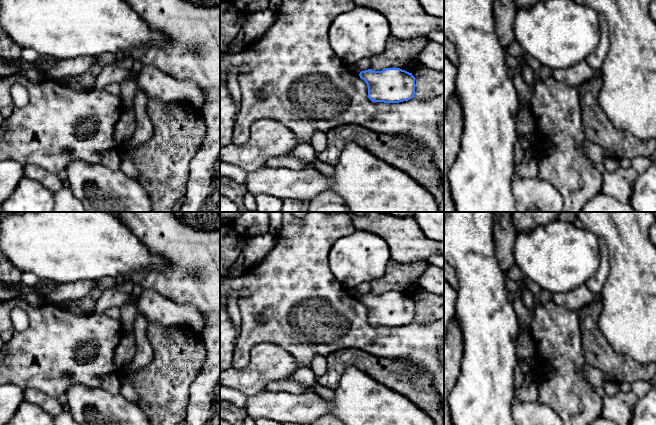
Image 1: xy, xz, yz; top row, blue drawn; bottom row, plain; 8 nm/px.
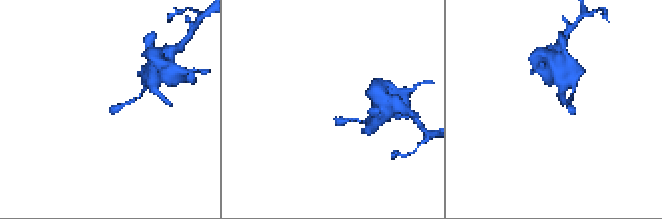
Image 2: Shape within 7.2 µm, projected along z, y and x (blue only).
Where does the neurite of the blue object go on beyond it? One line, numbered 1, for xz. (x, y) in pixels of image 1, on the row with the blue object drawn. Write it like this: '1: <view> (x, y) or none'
1: none

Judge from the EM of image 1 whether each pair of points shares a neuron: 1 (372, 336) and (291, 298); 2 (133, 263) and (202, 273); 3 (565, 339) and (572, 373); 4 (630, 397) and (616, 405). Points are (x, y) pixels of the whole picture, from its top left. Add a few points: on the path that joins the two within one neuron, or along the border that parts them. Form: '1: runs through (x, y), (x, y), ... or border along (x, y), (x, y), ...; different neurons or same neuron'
1: runs through (352, 330), (347, 330), (337, 320), (311, 307); same neuron
2: border along (166, 262), (166, 266), (161, 270), (141, 271); different neurons
3: runs through (565, 347), (565, 365); same neuron
4: runs through (627, 400), (619, 405); same neuron

